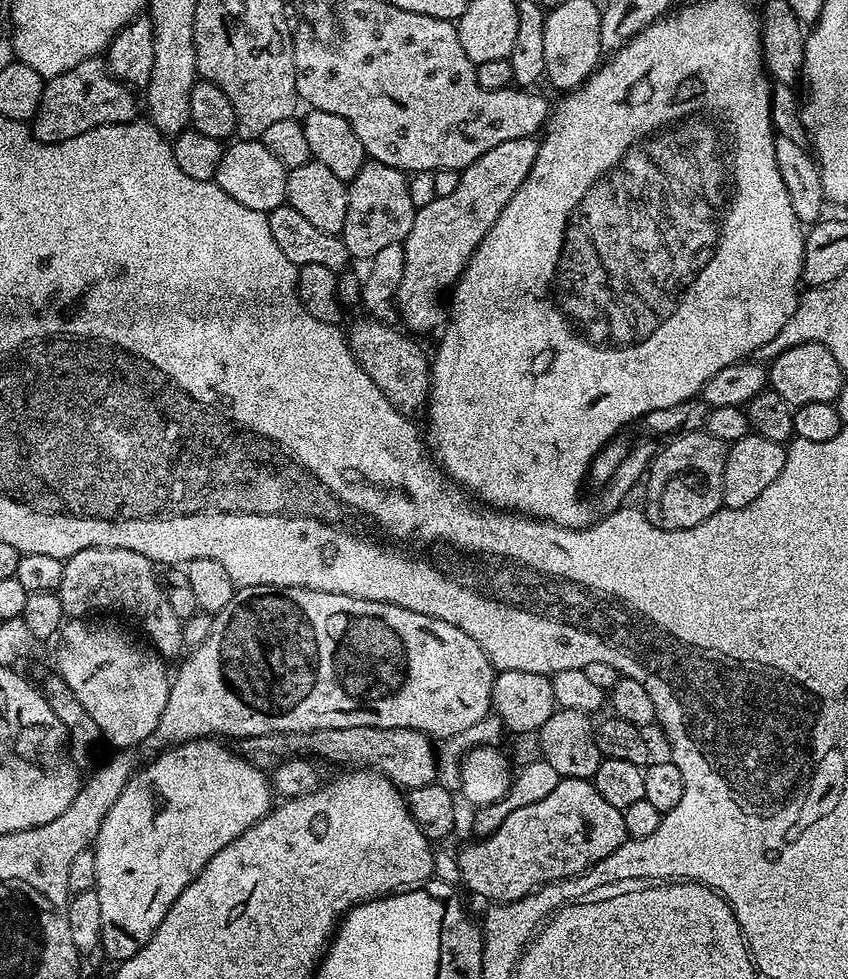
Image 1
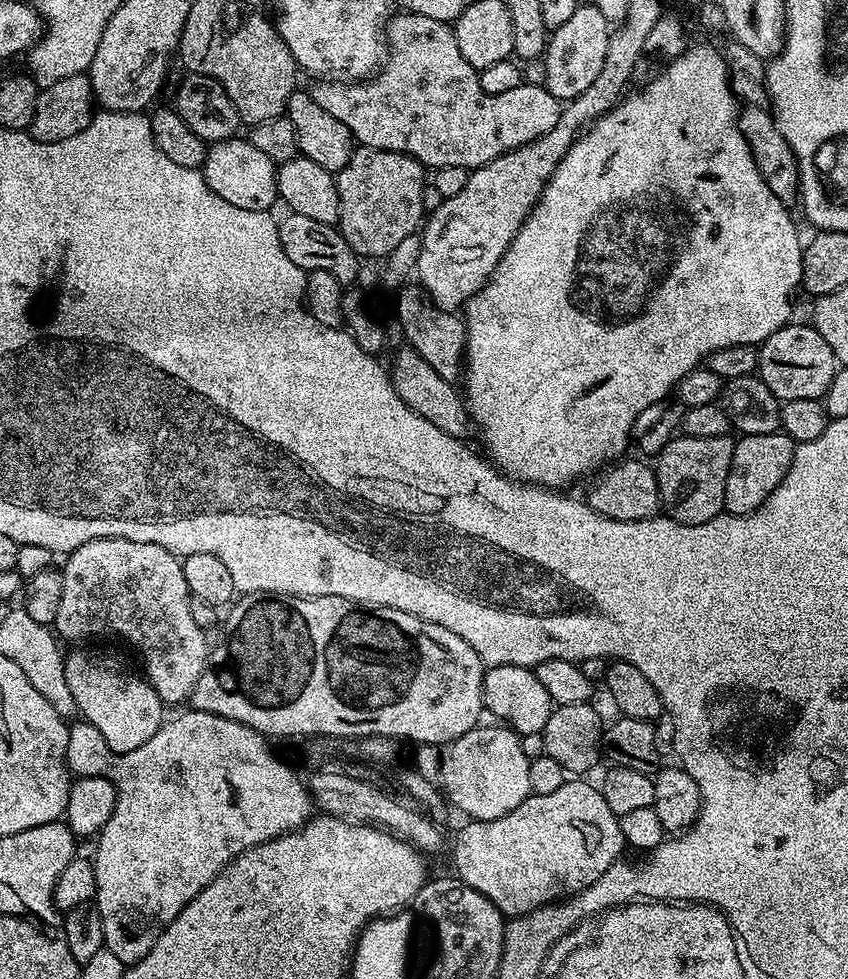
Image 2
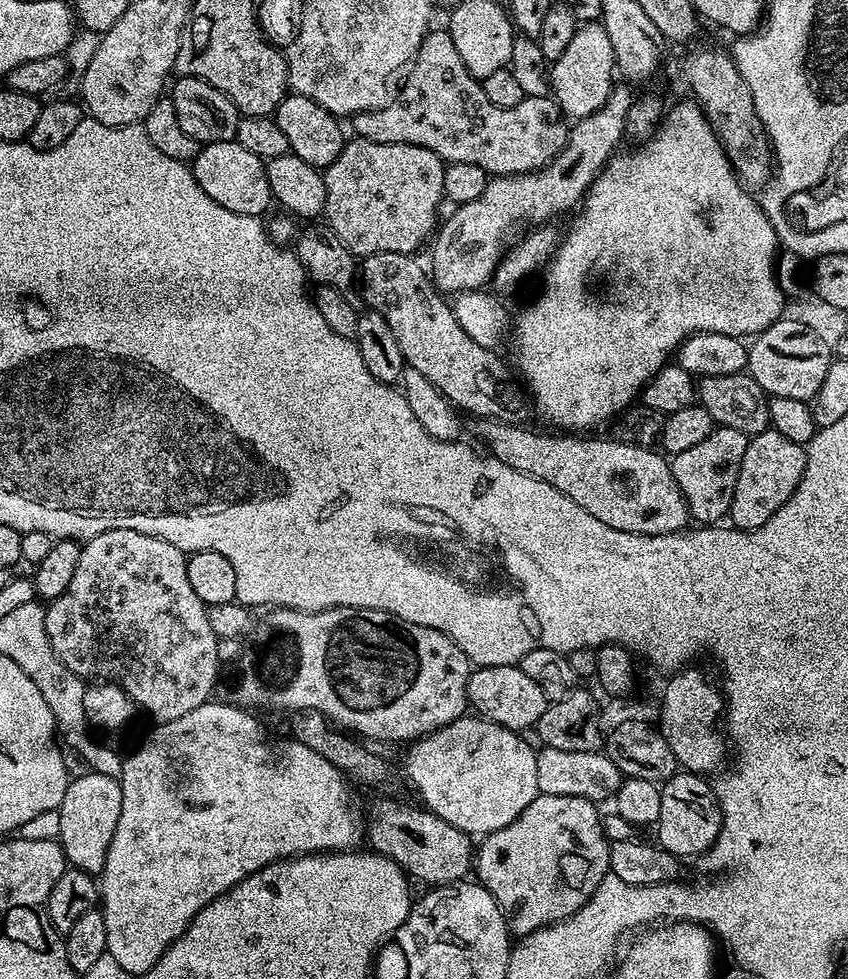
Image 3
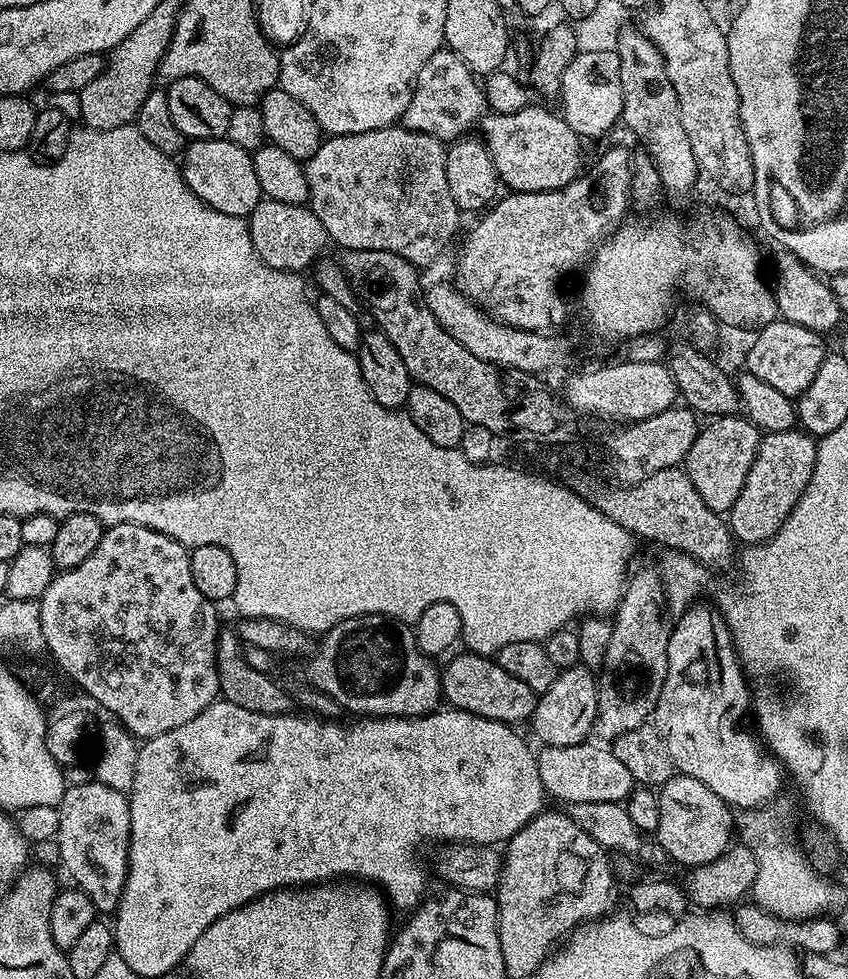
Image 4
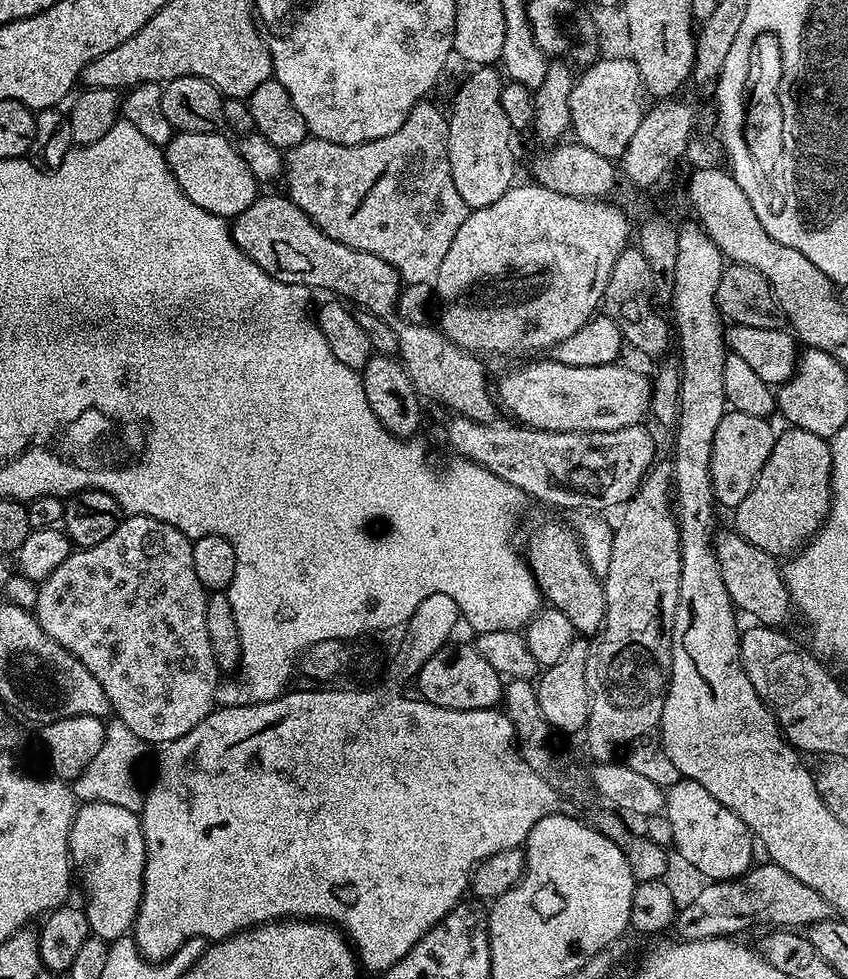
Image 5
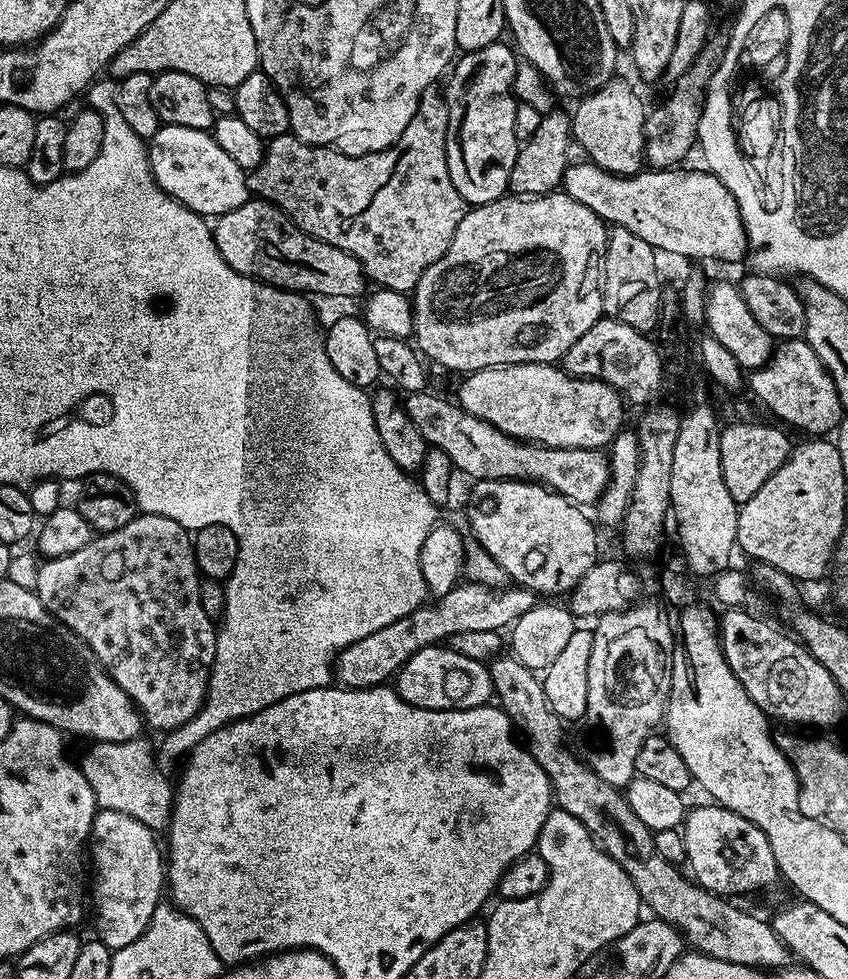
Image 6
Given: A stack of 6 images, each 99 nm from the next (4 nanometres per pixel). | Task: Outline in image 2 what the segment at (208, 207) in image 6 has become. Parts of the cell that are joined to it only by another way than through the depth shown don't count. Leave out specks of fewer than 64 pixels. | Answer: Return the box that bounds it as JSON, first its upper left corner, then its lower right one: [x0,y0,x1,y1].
[202,138,277,212]

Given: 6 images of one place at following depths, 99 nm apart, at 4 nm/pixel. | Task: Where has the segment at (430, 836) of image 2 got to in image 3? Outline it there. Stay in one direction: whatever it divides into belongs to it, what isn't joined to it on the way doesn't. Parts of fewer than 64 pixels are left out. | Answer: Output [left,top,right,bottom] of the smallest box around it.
[366,800,474,886]

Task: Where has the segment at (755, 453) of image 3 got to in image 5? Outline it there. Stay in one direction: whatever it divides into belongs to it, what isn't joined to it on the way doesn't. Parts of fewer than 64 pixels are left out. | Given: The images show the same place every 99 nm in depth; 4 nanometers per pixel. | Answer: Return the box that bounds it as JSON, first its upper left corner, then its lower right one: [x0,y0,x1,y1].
[734,427,832,558]

